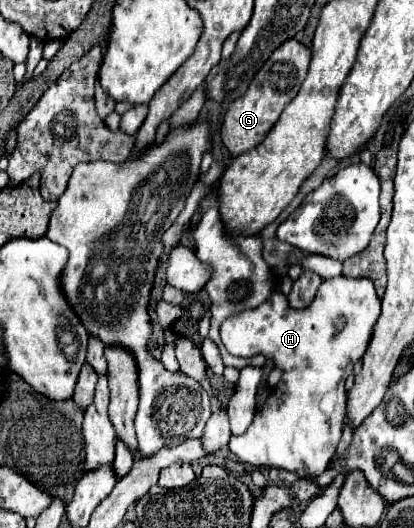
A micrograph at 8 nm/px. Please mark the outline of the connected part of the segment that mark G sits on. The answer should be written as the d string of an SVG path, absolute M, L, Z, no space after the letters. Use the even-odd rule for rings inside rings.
M289 38L271 54L271 58L265 62L265 66L261 66L261 70L255 74L253 82L249 84L249 90L237 102L233 102L233 106L229 106L229 110L223 118L221 138L223 138L223 144L227 146L227 150L231 152L231 156L239 156L239 154L251 150L265 138L265 134L271 130L271 126L281 116L283 108L299 92L301 82L305 80L305 74L307 74L309 60L311 60L311 50L305 44L301 44L299 40Z

